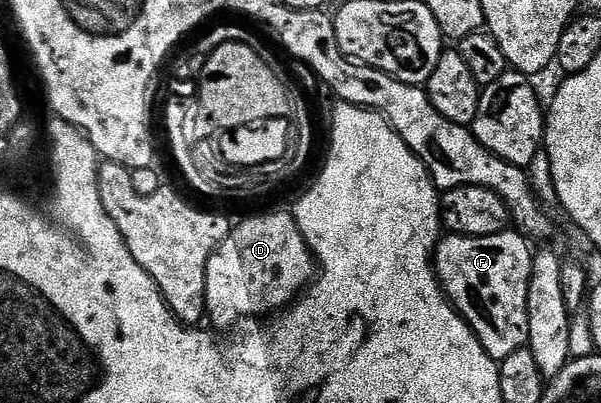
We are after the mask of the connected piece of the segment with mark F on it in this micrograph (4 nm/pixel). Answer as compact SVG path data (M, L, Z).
M511 228L480 238L448 233L440 237L433 255L443 293L471 325L484 352L496 360L524 349L529 340L527 297L533 250L522 237L526 238Z

